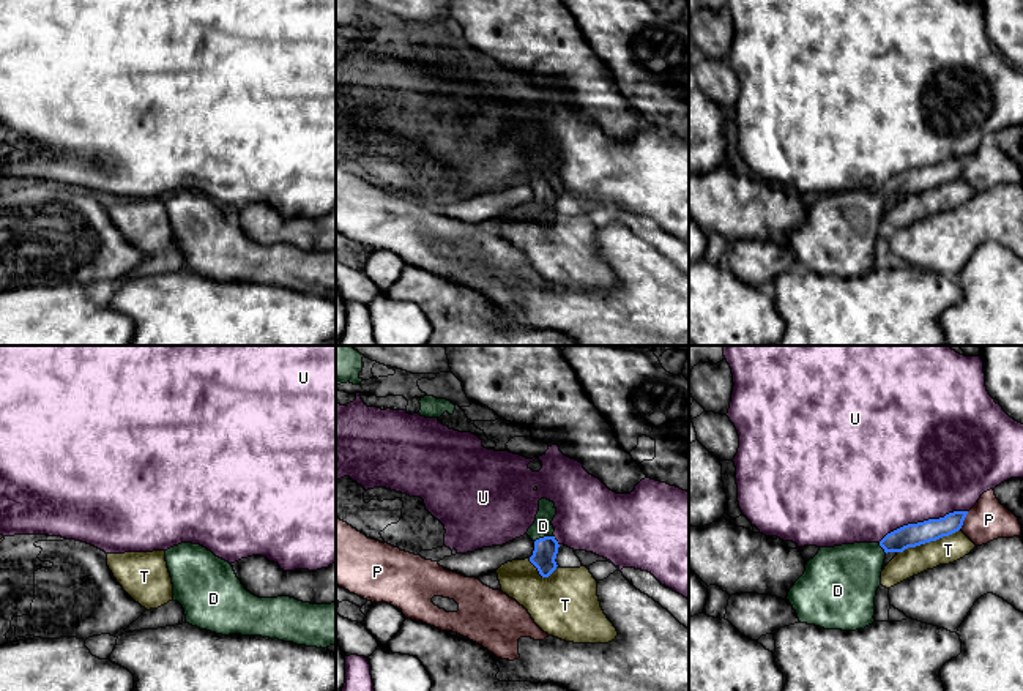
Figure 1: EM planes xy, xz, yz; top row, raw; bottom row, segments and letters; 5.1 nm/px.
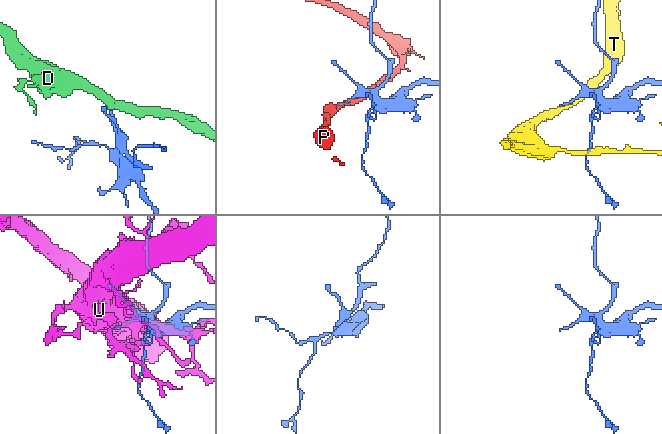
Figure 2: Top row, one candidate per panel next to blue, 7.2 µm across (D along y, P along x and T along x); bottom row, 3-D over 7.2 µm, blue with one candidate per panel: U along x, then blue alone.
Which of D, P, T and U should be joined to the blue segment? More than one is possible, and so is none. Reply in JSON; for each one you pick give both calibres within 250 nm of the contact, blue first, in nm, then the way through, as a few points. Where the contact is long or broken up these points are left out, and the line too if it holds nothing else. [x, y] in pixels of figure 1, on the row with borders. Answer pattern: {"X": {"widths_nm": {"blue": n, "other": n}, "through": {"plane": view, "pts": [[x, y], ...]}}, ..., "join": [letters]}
{"D": {"widths_nm": {"blue": 120, "other": 100}, "through": {"plane": "xz", "pts": [[546, 549], [544, 537], [543, 526]]}}, "join": ["D"]}

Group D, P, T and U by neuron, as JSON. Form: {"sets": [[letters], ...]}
{"sets": [["D"], ["P"], ["T"], ["U"]]}

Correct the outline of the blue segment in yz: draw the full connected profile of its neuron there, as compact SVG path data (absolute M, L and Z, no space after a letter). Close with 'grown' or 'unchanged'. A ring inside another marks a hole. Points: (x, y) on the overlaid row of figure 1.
M968 511L903 525L880 543L820 547L787 599L801 623L856 631L875 622L875 596L887 552L903 552L958 532Z | grown

